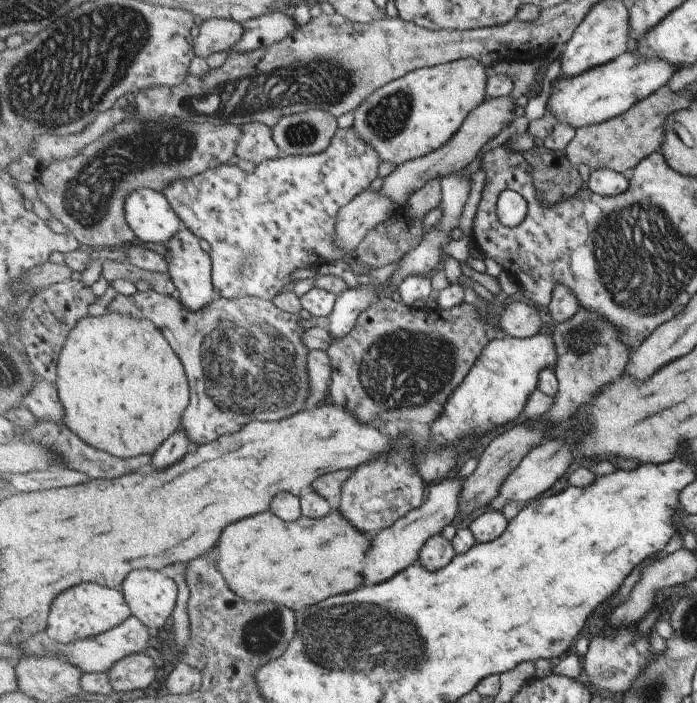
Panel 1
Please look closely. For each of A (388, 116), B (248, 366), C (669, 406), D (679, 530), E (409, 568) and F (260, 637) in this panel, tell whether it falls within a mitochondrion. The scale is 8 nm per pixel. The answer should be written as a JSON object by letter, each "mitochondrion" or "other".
{"A":"mitochondrion","B":"mitochondrion","C":"other","D":"other","E":"other","F":"mitochondrion"}

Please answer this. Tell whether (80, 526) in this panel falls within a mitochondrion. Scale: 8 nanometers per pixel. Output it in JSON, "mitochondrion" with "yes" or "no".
{"mitochondrion":"no"}

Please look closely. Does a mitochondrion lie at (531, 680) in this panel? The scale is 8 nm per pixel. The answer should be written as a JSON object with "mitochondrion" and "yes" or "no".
{"mitochondrion":"no"}

